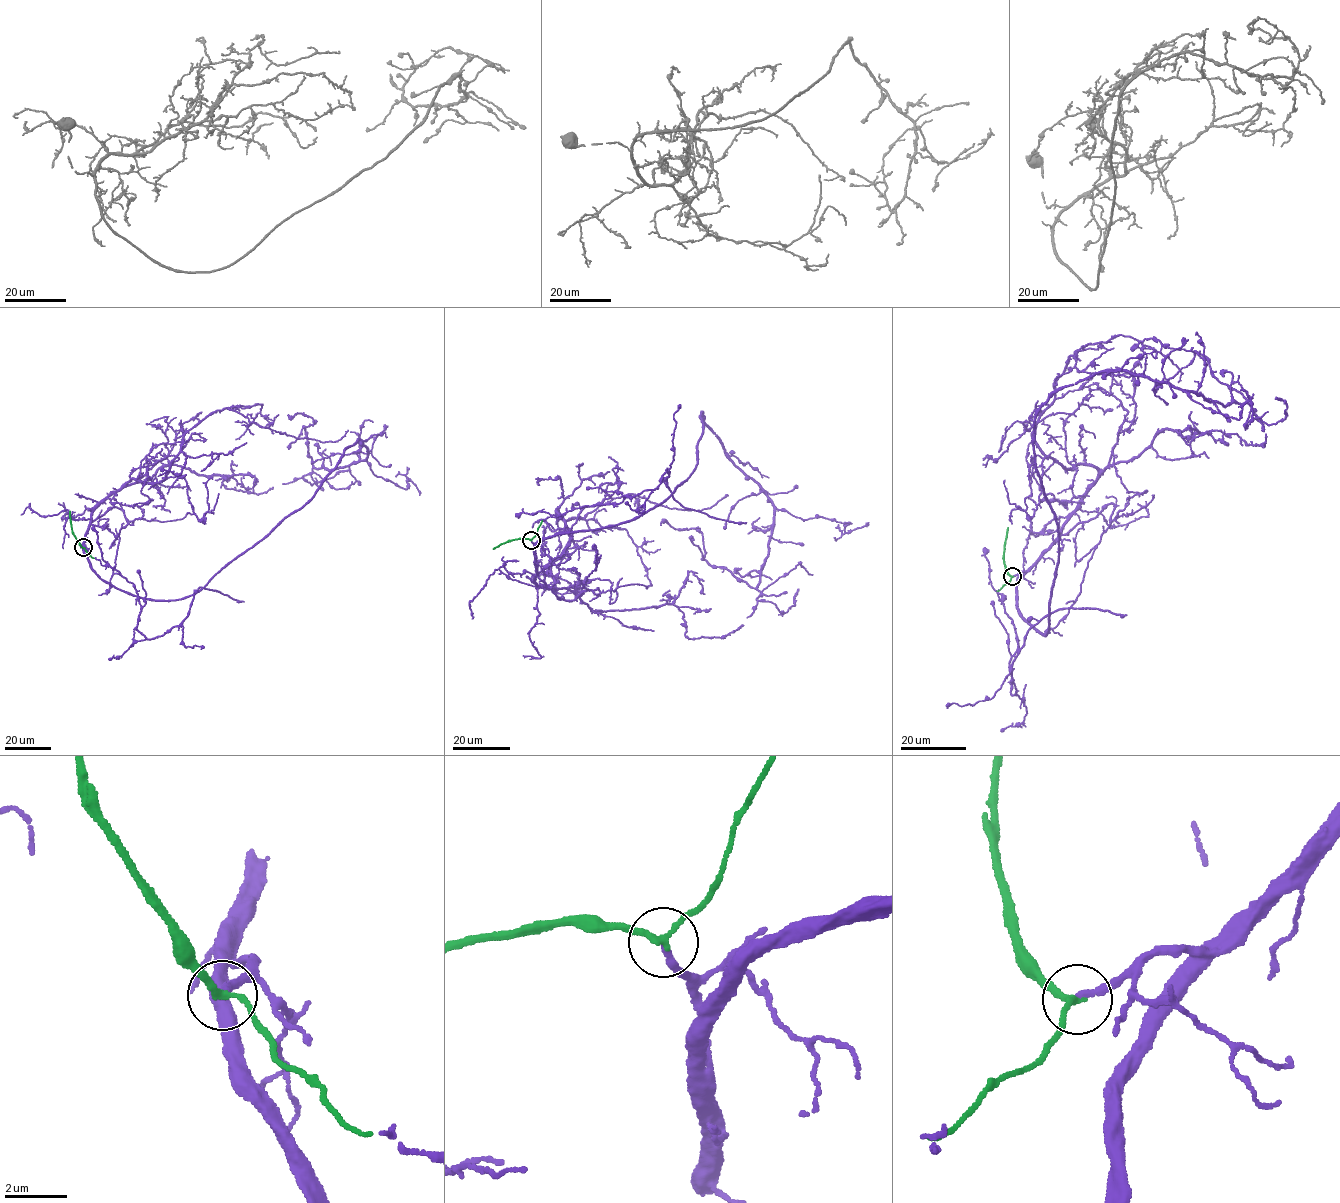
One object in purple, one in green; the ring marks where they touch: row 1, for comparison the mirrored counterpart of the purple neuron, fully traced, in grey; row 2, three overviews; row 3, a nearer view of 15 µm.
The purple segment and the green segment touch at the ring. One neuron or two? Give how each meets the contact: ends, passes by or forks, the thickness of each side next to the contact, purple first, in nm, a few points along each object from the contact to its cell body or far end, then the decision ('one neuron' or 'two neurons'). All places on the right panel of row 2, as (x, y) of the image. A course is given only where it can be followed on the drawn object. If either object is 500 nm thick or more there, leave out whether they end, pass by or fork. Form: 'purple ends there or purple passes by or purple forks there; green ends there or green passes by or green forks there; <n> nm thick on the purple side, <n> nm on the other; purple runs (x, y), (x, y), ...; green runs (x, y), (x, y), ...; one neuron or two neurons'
purple ends there; green passes by; 220 nm thick on the purple side, 190 nm on the other; purple runs (1012, 576), (1046, 635), (1059, 536), (1033, 439), (1054, 393), (1127, 370), (1244, 404), (1202, 355), (1136, 345); green runs (1012, 576), (1006, 570), (1004, 558), (1008, 527); one neuron

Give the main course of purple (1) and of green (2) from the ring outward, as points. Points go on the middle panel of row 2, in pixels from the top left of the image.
1: (531, 540), (663, 503), (694, 470), (701, 411), (773, 507), (760, 584), (708, 563), (700, 531), (660, 525)
2: (531, 540), (522, 538), (501, 543), (493, 549)

